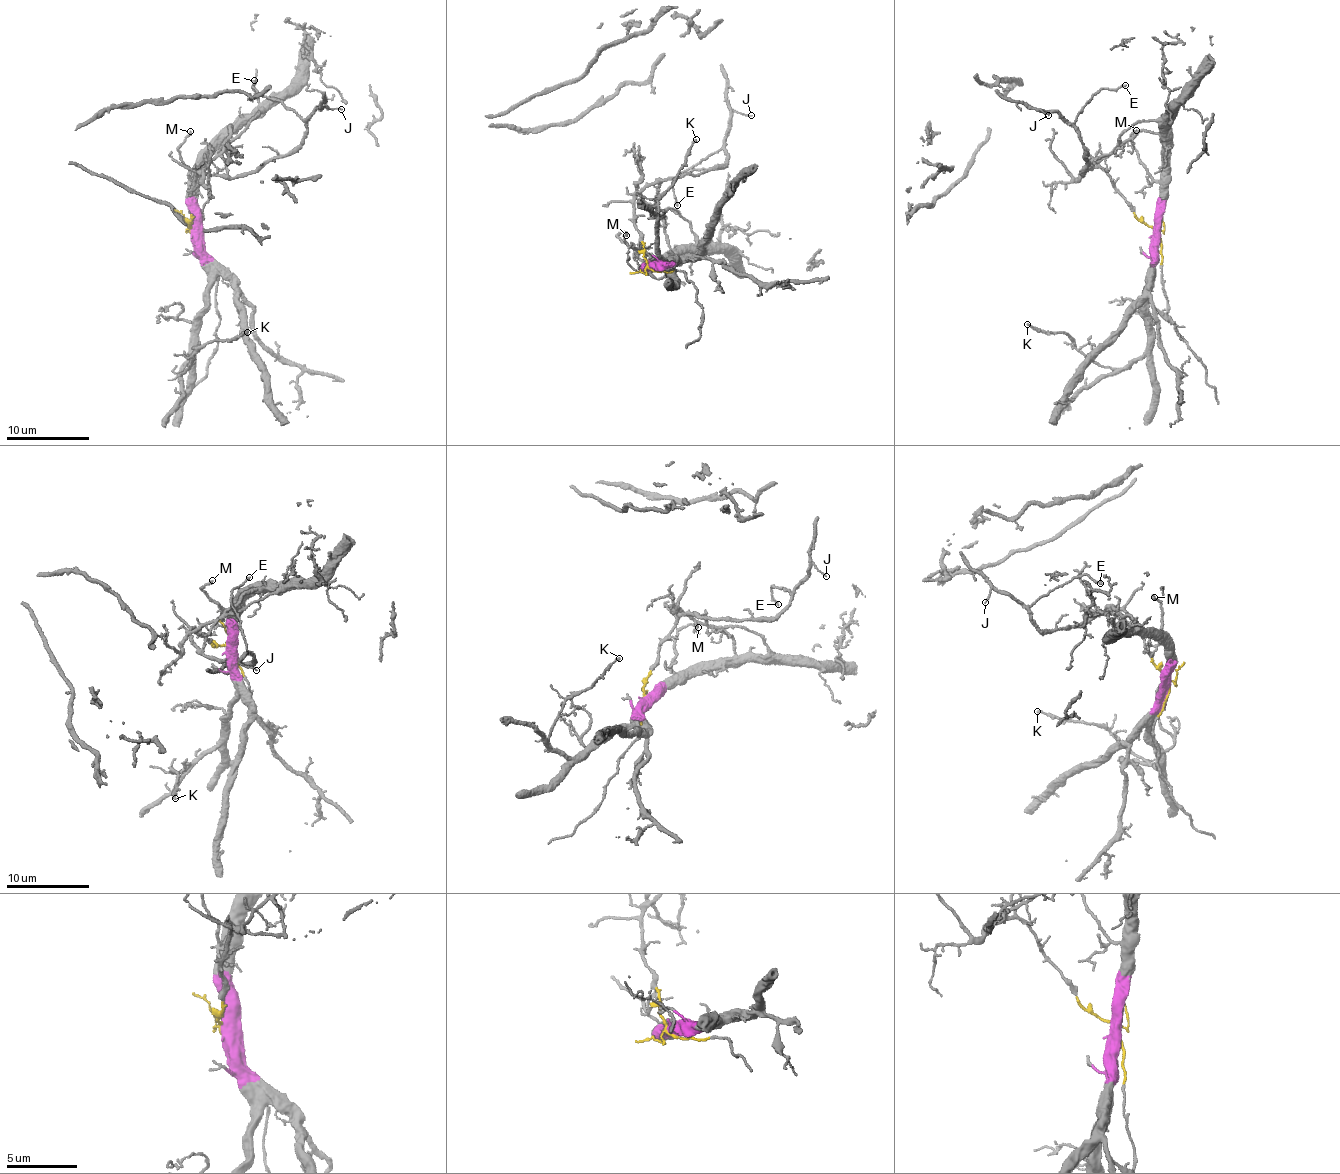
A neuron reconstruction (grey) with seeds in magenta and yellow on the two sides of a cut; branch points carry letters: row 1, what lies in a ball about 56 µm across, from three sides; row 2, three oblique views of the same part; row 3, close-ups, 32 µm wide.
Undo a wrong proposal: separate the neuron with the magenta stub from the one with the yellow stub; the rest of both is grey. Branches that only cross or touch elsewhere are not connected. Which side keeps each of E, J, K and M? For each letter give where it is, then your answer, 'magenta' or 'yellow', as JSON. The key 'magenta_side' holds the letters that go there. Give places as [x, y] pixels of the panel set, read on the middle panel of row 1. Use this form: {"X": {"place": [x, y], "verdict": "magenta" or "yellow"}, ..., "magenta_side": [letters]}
{"E": {"place": [677, 205], "verdict": "yellow"}, "J": {"place": [751, 115], "verdict": "yellow"}, "K": {"place": [696, 139], "verdict": "magenta"}, "M": {"place": [626, 235], "verdict": "magenta"}, "magenta_side": ["K", "M"]}

